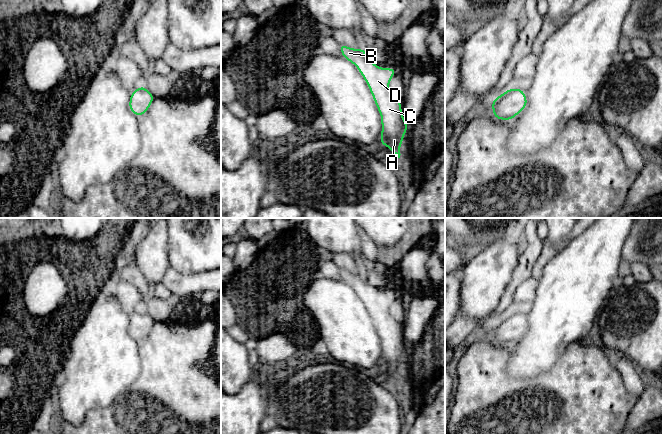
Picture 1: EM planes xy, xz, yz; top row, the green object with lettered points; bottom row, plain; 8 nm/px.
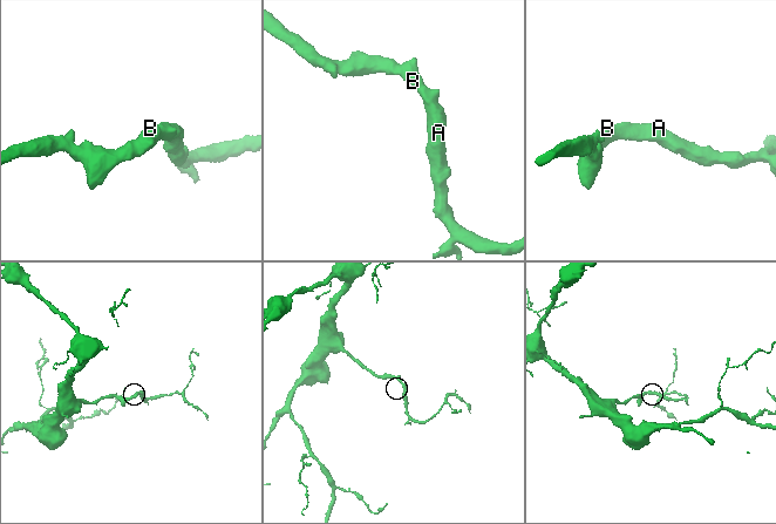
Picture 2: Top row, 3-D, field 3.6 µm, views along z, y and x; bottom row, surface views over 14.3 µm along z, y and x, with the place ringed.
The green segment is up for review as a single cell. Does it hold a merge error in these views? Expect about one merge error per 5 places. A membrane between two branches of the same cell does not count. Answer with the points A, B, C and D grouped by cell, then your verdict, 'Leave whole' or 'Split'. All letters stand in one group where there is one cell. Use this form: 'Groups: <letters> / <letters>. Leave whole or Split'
Groups: A B C D. Leave whole

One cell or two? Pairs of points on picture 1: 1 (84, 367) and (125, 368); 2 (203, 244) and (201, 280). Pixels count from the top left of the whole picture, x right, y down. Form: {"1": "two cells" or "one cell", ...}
{"1": "one cell", "2": "two cells"}

